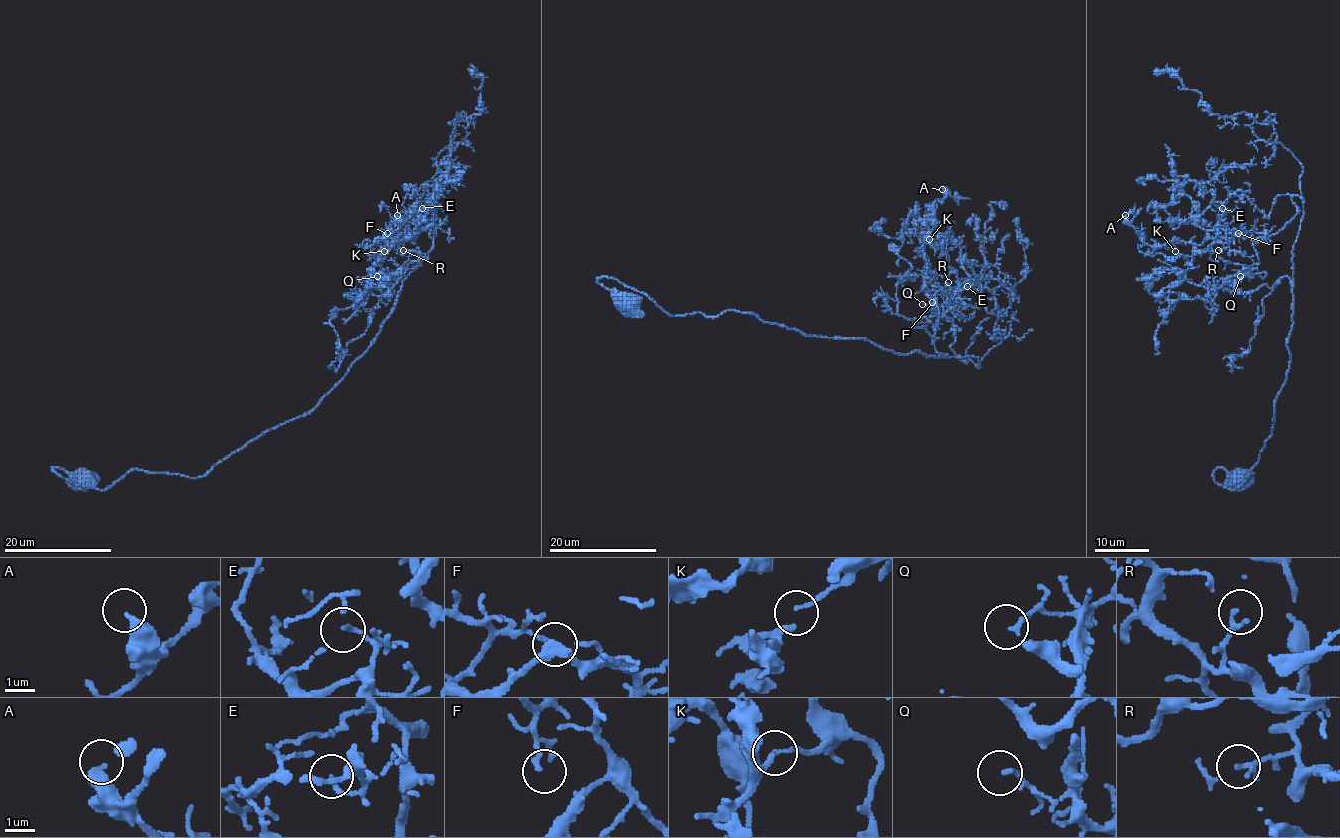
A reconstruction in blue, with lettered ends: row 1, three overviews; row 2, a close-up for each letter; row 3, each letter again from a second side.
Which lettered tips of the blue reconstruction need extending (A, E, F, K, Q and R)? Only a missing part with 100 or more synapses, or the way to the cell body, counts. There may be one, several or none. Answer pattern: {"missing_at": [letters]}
{"missing_at": []}

